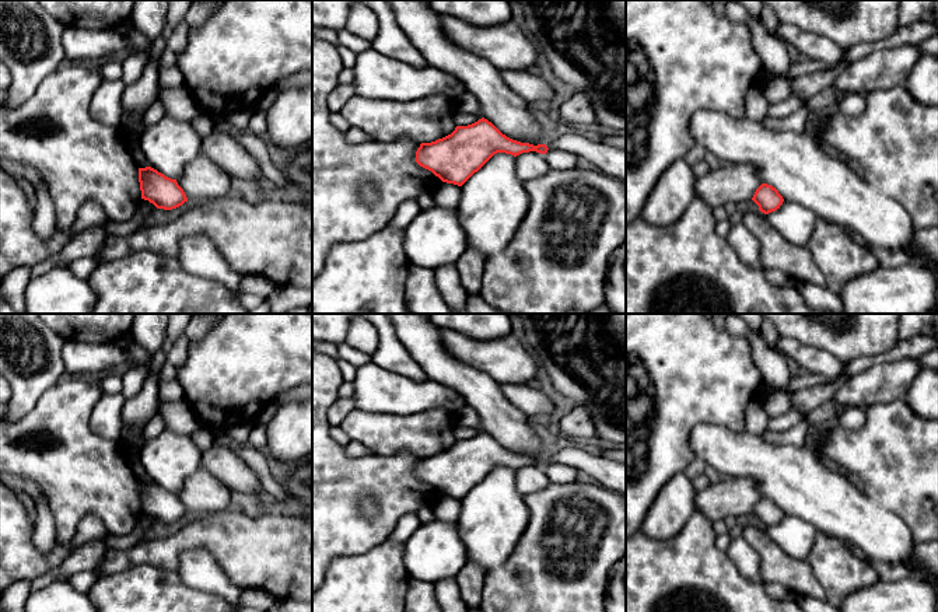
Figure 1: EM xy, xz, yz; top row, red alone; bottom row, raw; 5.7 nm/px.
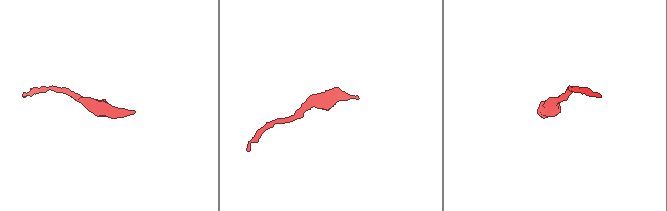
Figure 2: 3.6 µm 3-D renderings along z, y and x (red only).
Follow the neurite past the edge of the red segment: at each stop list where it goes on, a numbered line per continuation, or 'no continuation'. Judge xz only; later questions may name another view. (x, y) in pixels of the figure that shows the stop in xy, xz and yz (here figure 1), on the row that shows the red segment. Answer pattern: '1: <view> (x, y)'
1: xz (609, 160)

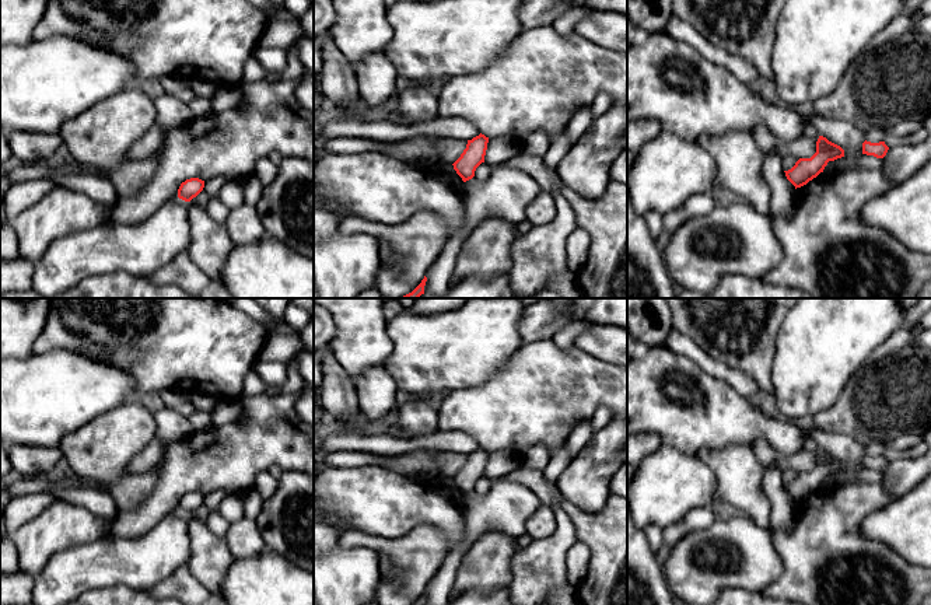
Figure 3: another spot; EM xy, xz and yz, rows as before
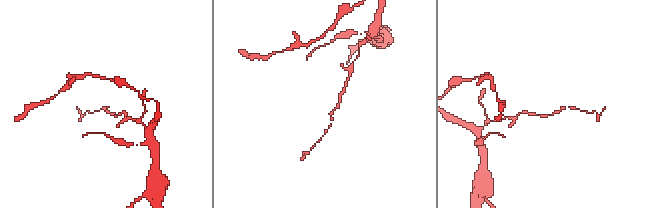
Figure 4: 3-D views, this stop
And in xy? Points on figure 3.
no continuation

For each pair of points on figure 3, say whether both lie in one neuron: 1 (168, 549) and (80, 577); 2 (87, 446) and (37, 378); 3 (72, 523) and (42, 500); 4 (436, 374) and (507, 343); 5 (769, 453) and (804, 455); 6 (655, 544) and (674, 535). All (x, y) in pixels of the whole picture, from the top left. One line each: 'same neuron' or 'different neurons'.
1: same neuron
2: different neurons
3: different neurons
4: same neuron
5: same neuron
6: different neurons

